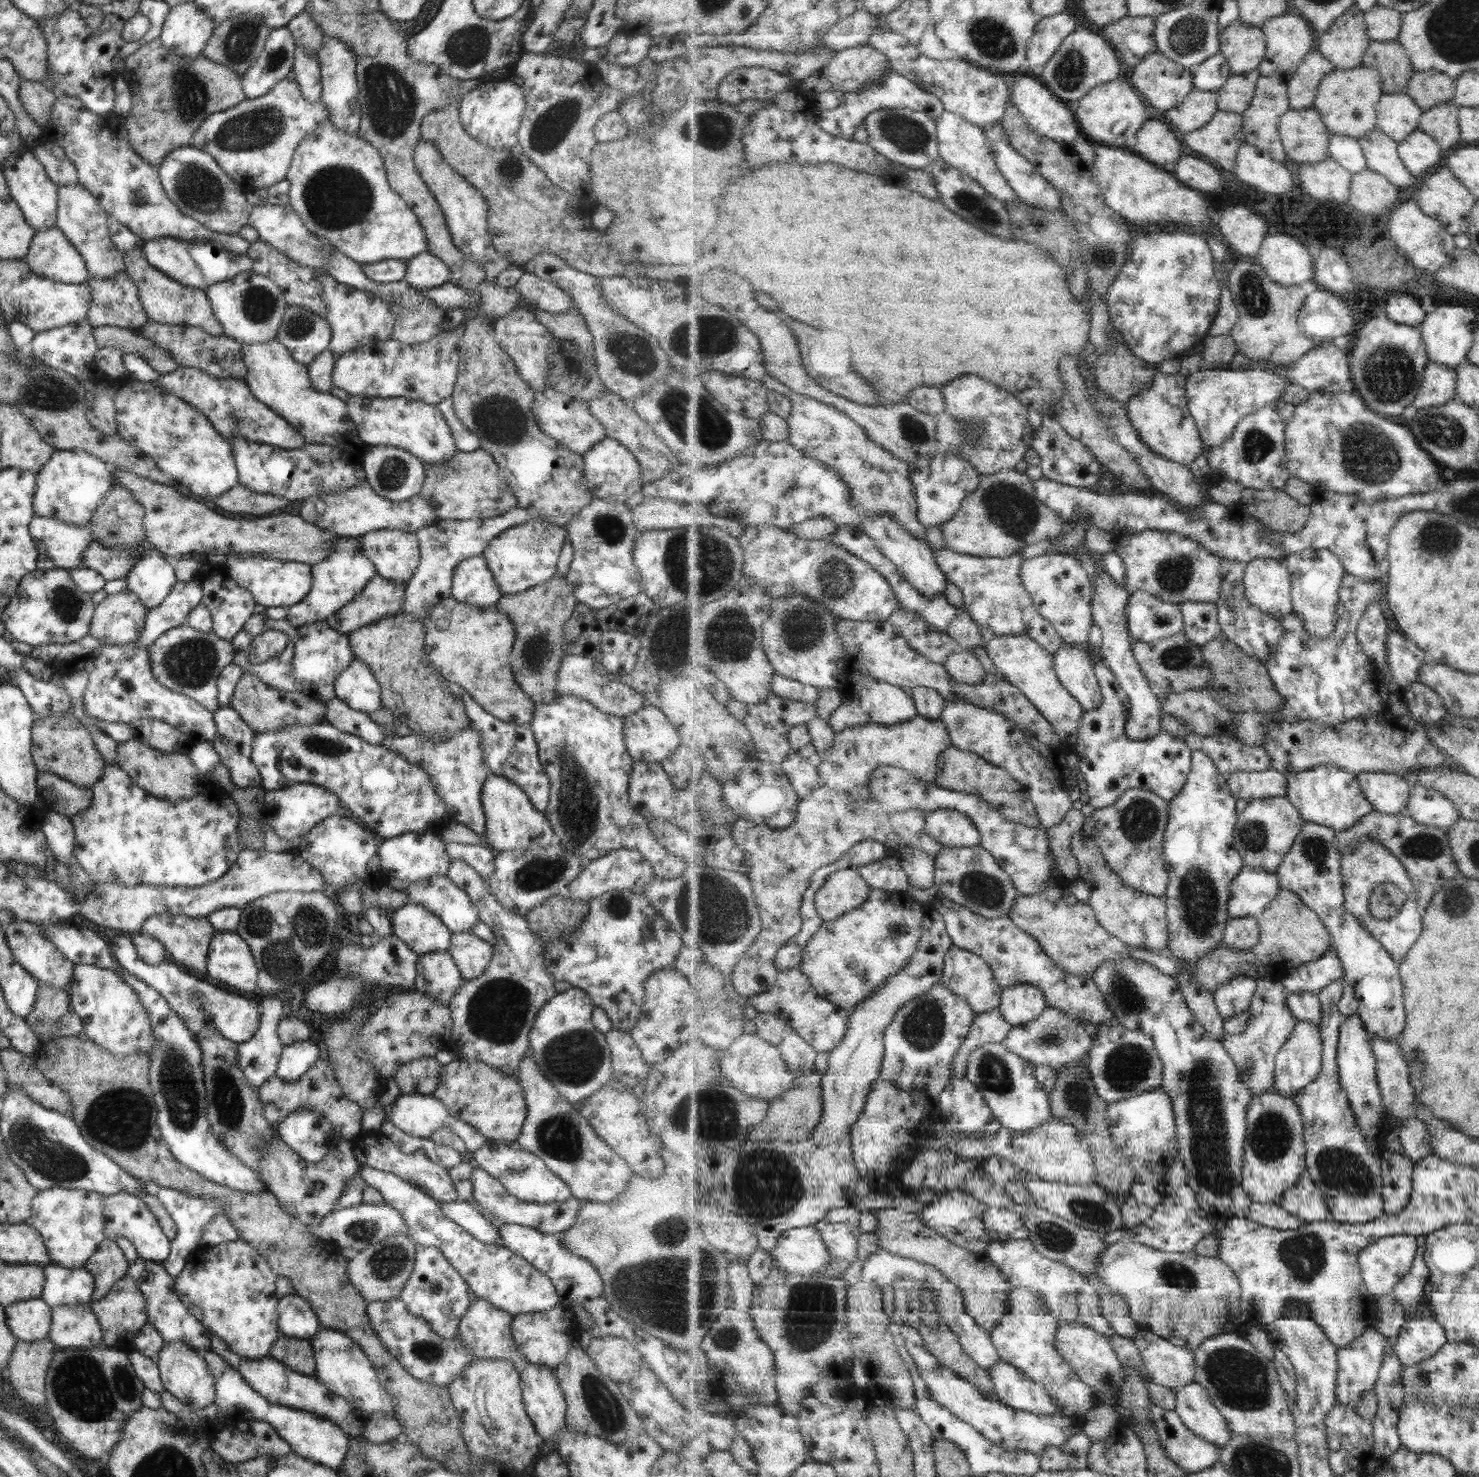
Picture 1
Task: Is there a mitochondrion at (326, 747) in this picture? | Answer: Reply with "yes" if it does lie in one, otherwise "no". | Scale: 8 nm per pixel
yes

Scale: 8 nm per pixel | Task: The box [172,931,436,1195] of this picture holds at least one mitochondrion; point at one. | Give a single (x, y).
(229, 1102)

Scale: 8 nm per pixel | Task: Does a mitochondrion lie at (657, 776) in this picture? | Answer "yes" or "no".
no

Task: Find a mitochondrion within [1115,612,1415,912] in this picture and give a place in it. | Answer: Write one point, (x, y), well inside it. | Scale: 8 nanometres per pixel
(1139, 820)

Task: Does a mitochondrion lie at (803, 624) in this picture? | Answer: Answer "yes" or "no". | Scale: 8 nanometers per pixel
yes

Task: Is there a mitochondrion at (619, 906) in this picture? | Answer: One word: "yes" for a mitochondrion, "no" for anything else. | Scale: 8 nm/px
yes

